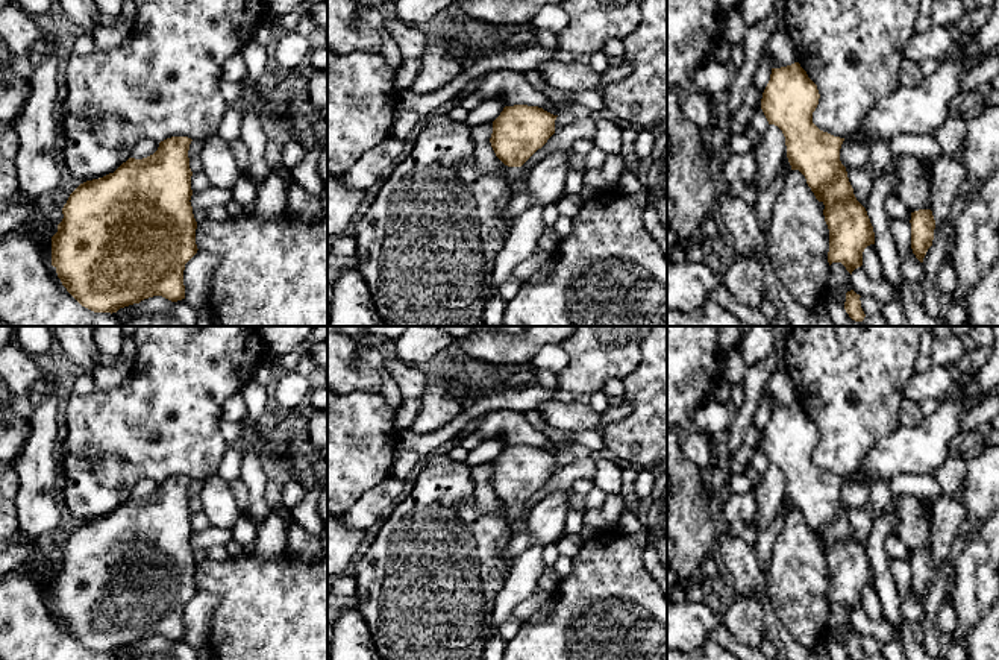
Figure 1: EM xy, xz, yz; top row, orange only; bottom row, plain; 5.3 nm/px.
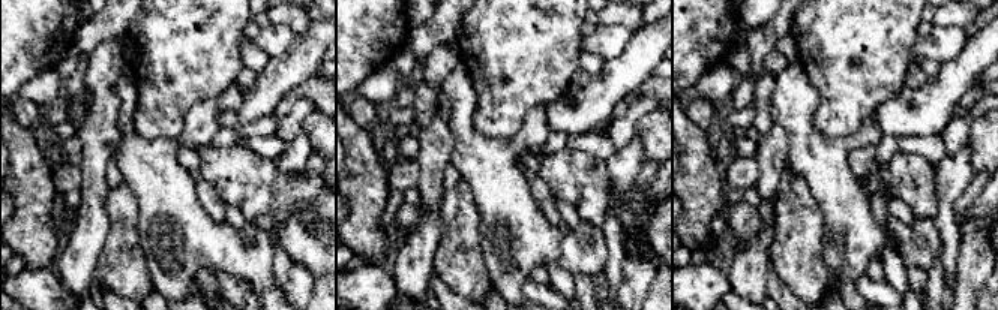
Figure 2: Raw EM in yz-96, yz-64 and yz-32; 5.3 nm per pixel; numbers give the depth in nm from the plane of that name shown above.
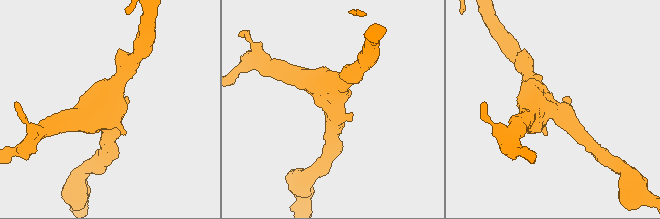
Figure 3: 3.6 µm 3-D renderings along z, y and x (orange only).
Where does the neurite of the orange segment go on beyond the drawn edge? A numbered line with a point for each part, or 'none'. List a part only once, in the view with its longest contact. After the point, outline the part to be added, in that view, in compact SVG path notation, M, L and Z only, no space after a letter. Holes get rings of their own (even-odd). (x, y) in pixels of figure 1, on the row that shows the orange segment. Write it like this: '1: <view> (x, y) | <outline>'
1: xz (514, 173) | M509 167L508 170L508 178L506 178L506 185L511 190L512 196L517 194L514 188L520 184L523 174L523 167Z

